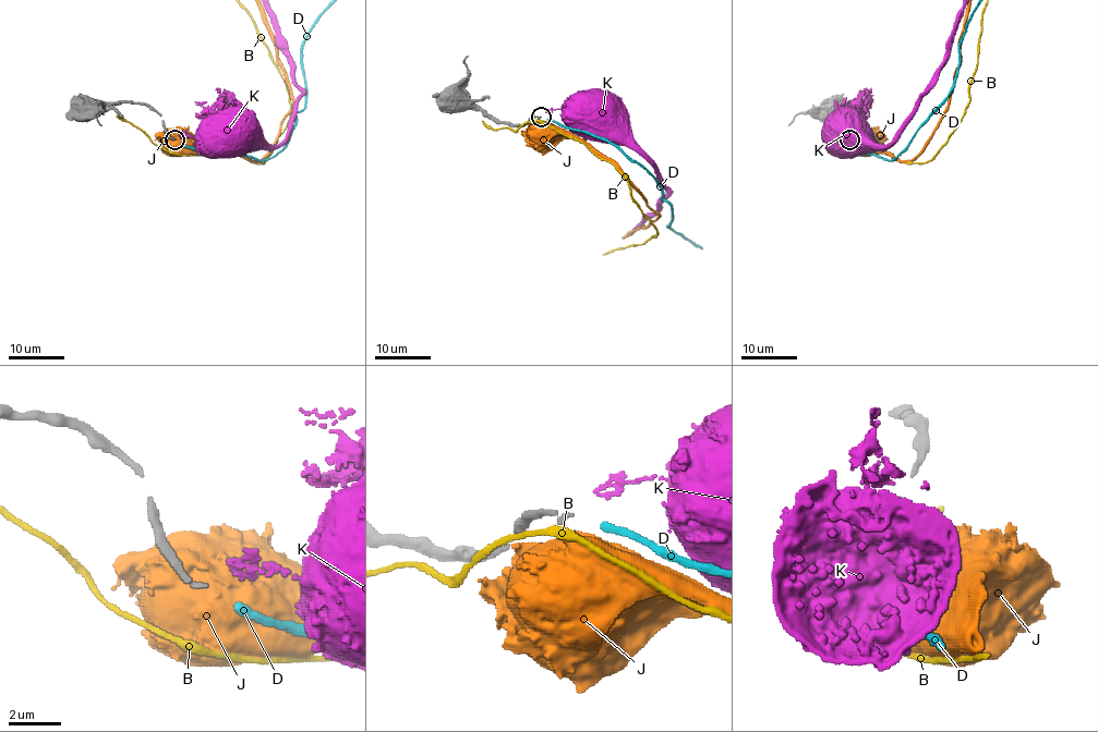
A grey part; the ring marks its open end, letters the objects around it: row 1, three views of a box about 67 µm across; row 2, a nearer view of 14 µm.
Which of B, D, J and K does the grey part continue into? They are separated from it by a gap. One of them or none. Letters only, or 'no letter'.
D

